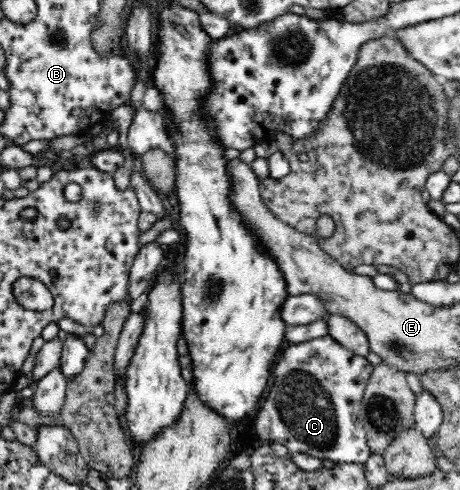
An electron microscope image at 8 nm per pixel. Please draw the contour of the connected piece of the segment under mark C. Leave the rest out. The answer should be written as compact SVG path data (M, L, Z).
M327 334L323 338L311 339L306 343L289 345L279 355L273 370L275 370L273 387L267 399L261 403L261 409L254 419L253 426L258 437L269 444L281 443L289 452L331 460L335 465L353 463L364 465L372 452L368 447L358 410L363 401L365 387L374 370L374 366L366 357L348 351Z

